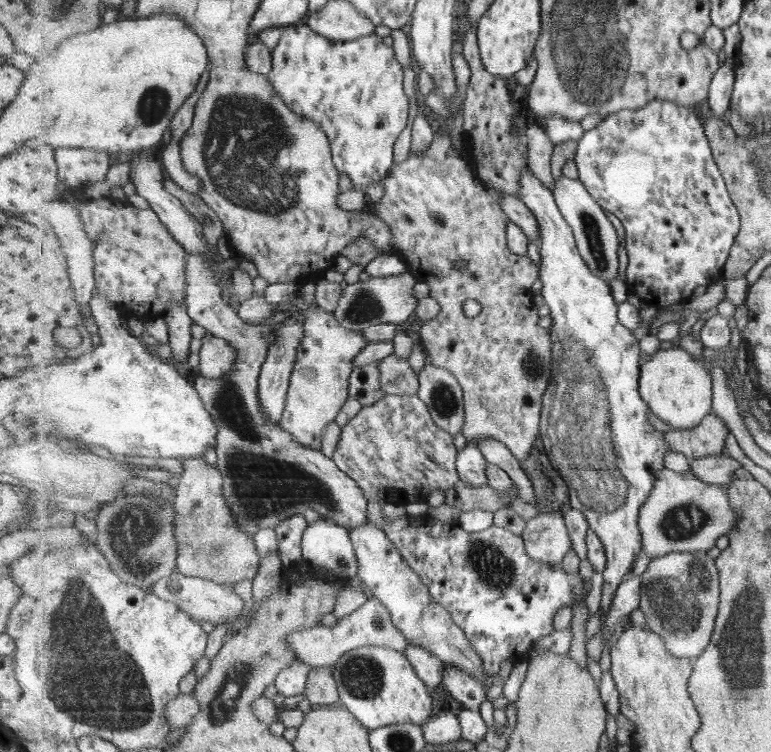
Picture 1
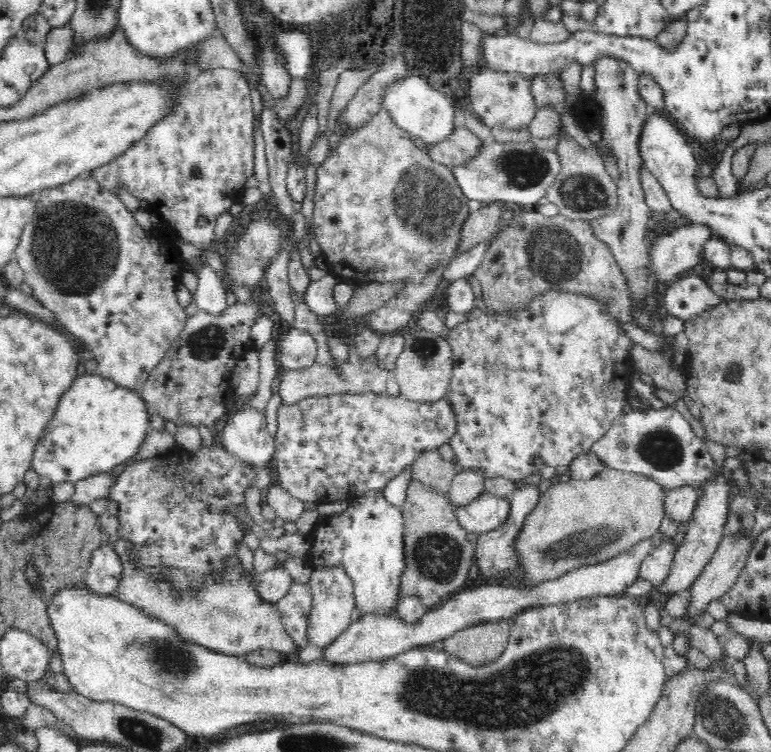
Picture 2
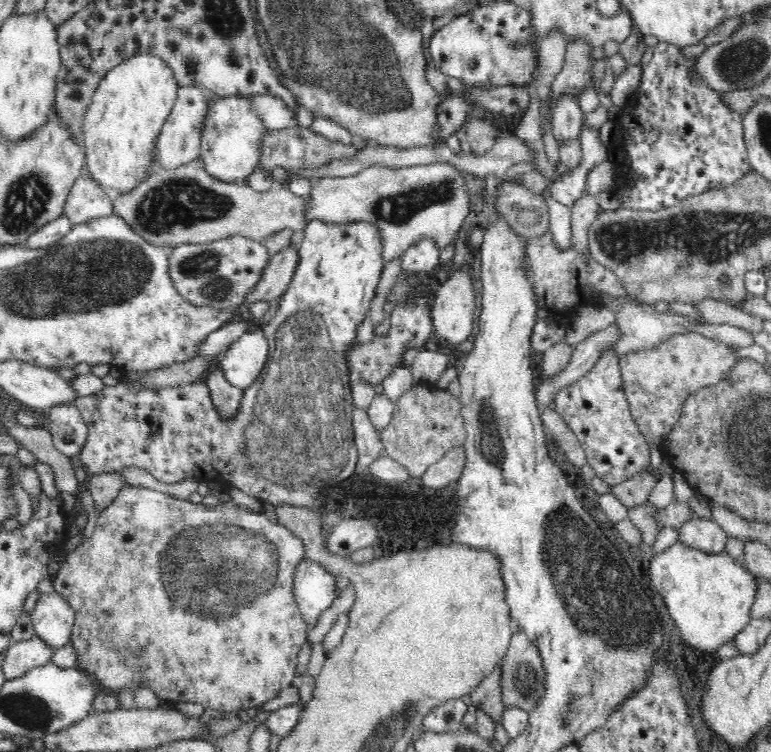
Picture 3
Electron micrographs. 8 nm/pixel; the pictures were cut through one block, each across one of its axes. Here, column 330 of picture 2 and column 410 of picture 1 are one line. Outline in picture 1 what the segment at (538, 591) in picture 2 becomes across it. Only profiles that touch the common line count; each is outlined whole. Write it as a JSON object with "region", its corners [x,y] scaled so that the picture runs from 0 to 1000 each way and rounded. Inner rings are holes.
{"region":[[[530,855],[525,871],[533,879],[545,903],[555,911],[556,918],[567,915],[576,907],[577,882],[563,867]]]}

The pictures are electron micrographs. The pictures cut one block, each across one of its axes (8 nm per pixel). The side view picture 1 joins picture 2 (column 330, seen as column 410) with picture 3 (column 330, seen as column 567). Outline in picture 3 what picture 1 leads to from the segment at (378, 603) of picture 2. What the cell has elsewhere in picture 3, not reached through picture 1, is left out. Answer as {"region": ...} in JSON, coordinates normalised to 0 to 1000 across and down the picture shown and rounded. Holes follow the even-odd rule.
{"region":[[[394,742],[389,746],[389,750],[384,751],[379,774],[379,789],[384,798],[384,805],[389,809],[389,815],[392,815],[401,834],[407,832],[415,816],[429,807],[436,795],[433,785],[436,785],[435,765],[414,747]]]}

